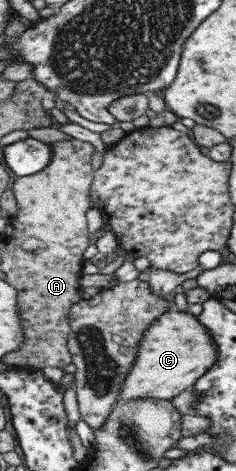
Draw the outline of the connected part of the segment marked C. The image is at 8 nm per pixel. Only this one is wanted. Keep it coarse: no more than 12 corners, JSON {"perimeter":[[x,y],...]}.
{"perimeter":[[168,310],[136,346],[116,402],[173,400],[215,362],[194,316]]}

